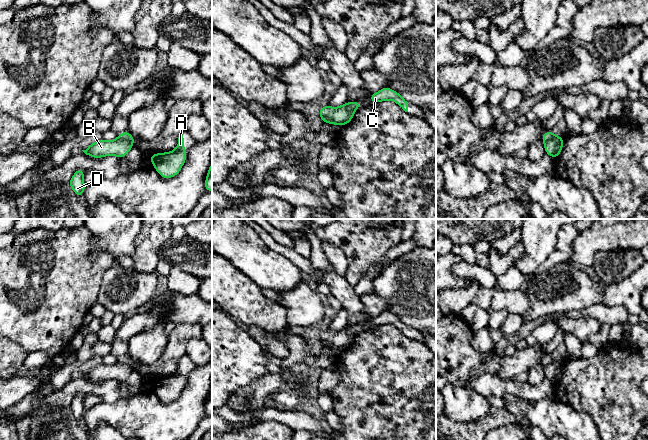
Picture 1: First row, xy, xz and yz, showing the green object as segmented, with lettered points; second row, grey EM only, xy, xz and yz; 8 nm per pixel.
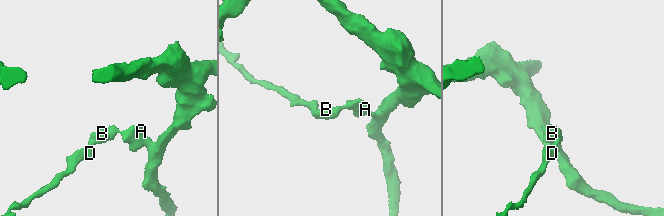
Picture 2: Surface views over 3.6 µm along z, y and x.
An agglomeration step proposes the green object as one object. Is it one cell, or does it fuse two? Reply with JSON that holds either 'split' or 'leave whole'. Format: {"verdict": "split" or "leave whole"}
{"verdict": "split"}

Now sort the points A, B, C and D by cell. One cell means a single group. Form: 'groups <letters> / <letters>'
groups A C / B D

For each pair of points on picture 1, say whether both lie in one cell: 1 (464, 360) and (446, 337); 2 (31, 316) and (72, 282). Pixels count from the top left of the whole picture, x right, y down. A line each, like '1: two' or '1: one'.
1: one
2: one

